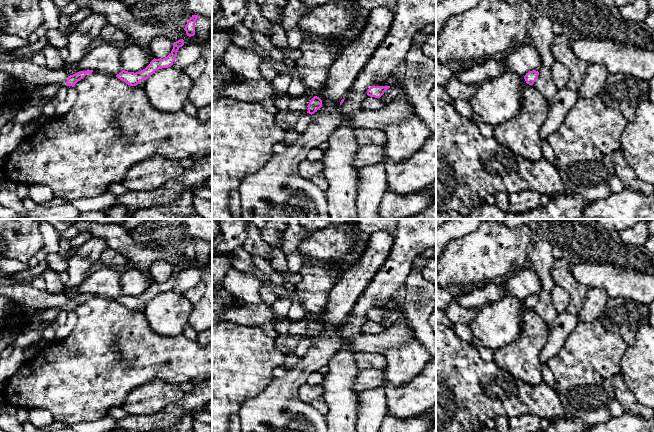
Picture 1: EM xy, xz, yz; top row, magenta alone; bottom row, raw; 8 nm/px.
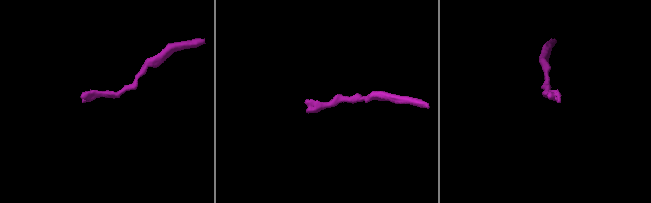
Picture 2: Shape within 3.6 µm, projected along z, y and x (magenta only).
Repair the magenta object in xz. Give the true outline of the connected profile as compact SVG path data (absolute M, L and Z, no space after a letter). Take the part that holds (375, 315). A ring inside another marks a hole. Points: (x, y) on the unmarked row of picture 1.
M372 310L367 314L367 319L370 321L380 322L390 310Z

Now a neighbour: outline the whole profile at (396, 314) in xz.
M400 298L386 305L382 310L389 310L384 318L380 321L384 329L400 323L405 316L404 310L400 304Z

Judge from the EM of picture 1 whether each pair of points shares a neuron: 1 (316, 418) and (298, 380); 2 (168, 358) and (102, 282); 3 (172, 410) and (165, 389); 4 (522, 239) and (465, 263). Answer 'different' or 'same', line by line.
1: same
2: different
3: different
4: same

